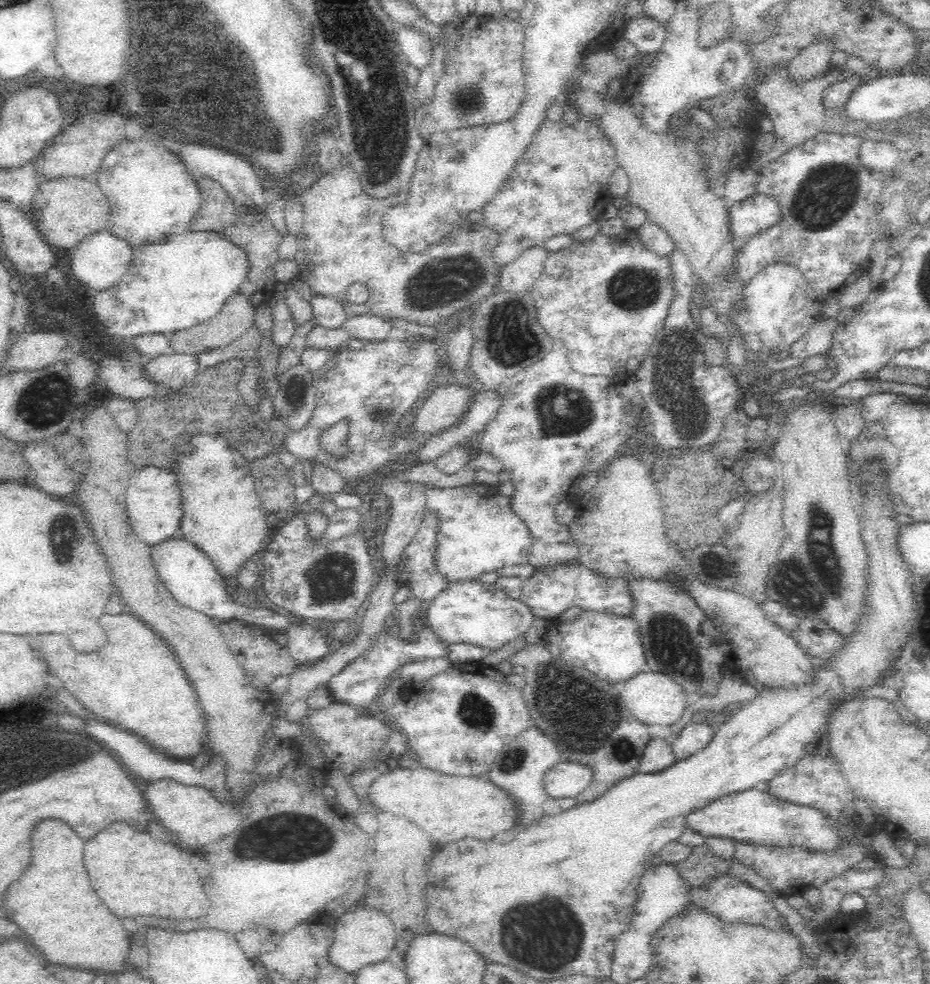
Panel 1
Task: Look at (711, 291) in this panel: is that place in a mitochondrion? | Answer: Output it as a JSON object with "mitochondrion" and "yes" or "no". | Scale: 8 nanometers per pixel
{"mitochondrion":"no"}

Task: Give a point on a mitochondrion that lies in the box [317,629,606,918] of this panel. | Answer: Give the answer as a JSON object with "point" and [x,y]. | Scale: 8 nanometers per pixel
{"point":[473,711]}

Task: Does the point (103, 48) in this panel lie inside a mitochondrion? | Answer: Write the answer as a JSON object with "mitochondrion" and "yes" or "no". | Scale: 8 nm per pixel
{"mitochondrion":"no"}

